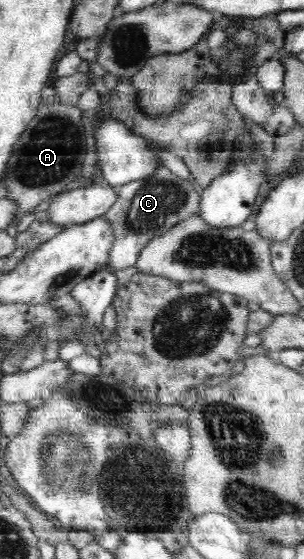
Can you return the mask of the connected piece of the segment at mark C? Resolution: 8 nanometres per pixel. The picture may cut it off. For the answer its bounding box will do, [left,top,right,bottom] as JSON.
[104,164,201,271]

